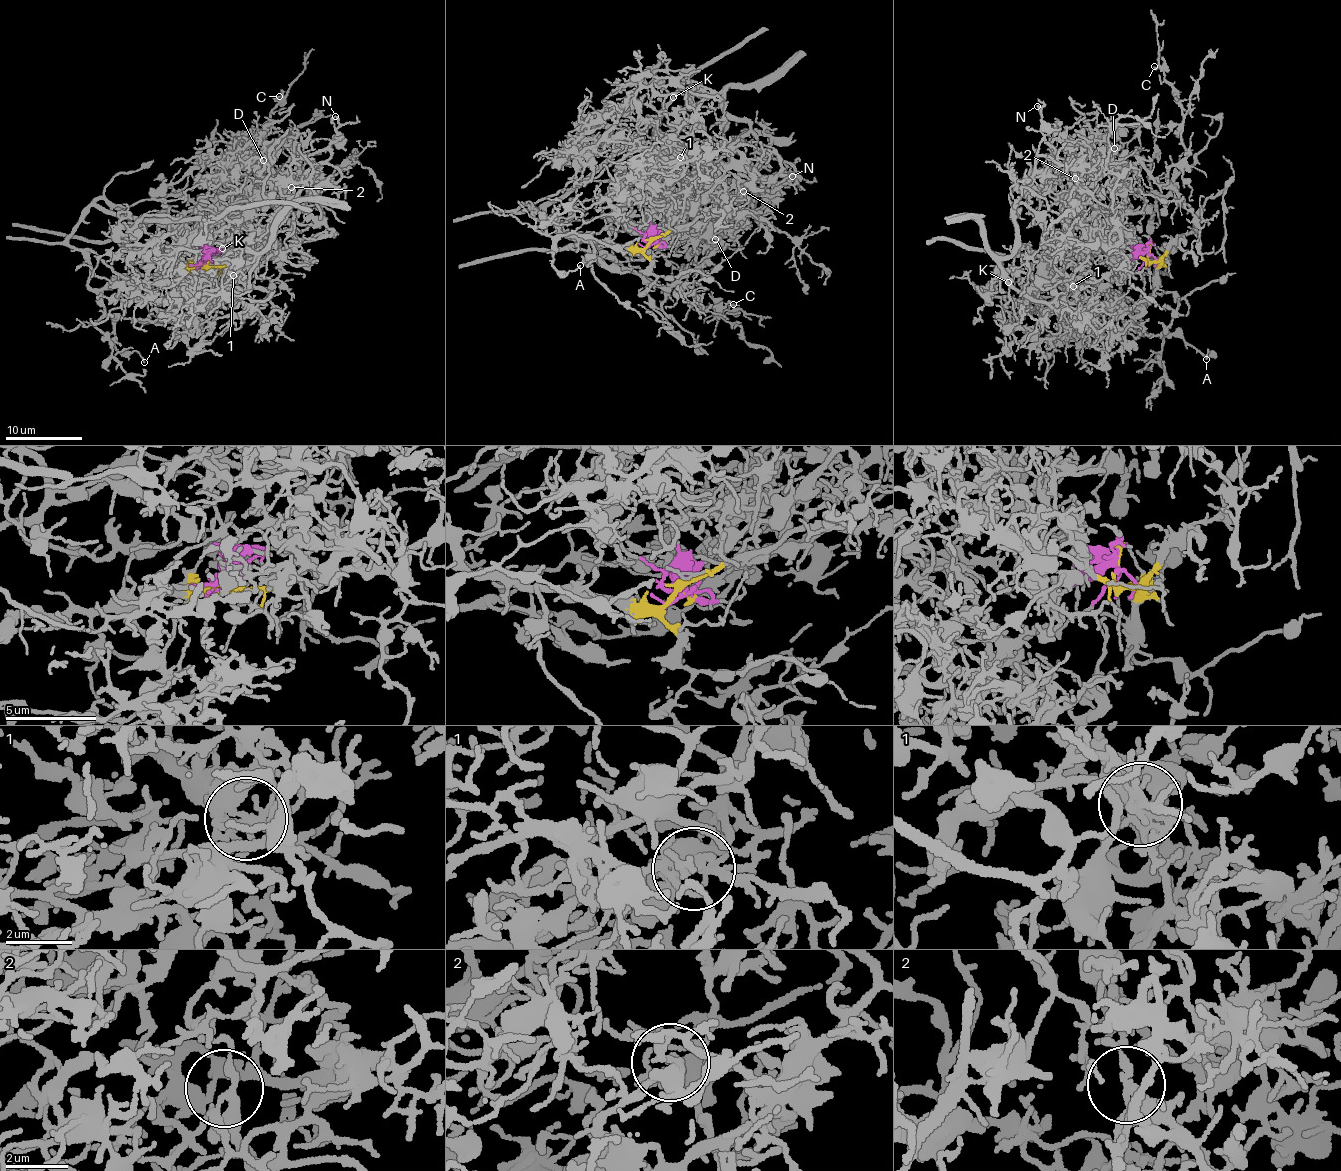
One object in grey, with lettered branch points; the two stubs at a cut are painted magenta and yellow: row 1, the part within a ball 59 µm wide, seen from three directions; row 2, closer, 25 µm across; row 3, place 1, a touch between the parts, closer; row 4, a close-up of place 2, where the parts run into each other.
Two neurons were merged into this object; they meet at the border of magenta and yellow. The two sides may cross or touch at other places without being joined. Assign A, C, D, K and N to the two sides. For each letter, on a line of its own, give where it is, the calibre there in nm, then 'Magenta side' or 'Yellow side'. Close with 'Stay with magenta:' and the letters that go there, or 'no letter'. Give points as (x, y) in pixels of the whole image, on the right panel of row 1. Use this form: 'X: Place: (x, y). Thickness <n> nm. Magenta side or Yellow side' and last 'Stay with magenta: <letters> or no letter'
A: Place: (1206, 359). Thickness 130 nm. Yellow side
C: Place: (1154, 66). Thickness 130 nm. Yellow side
D: Place: (1114, 148). Thickness 140 nm. Magenta side
K: Place: (1008, 282). Thickness 180 nm. Magenta side
N: Place: (1037, 106). Thickness 220 nm. Magenta side
Stay with magenta: D, K, N

